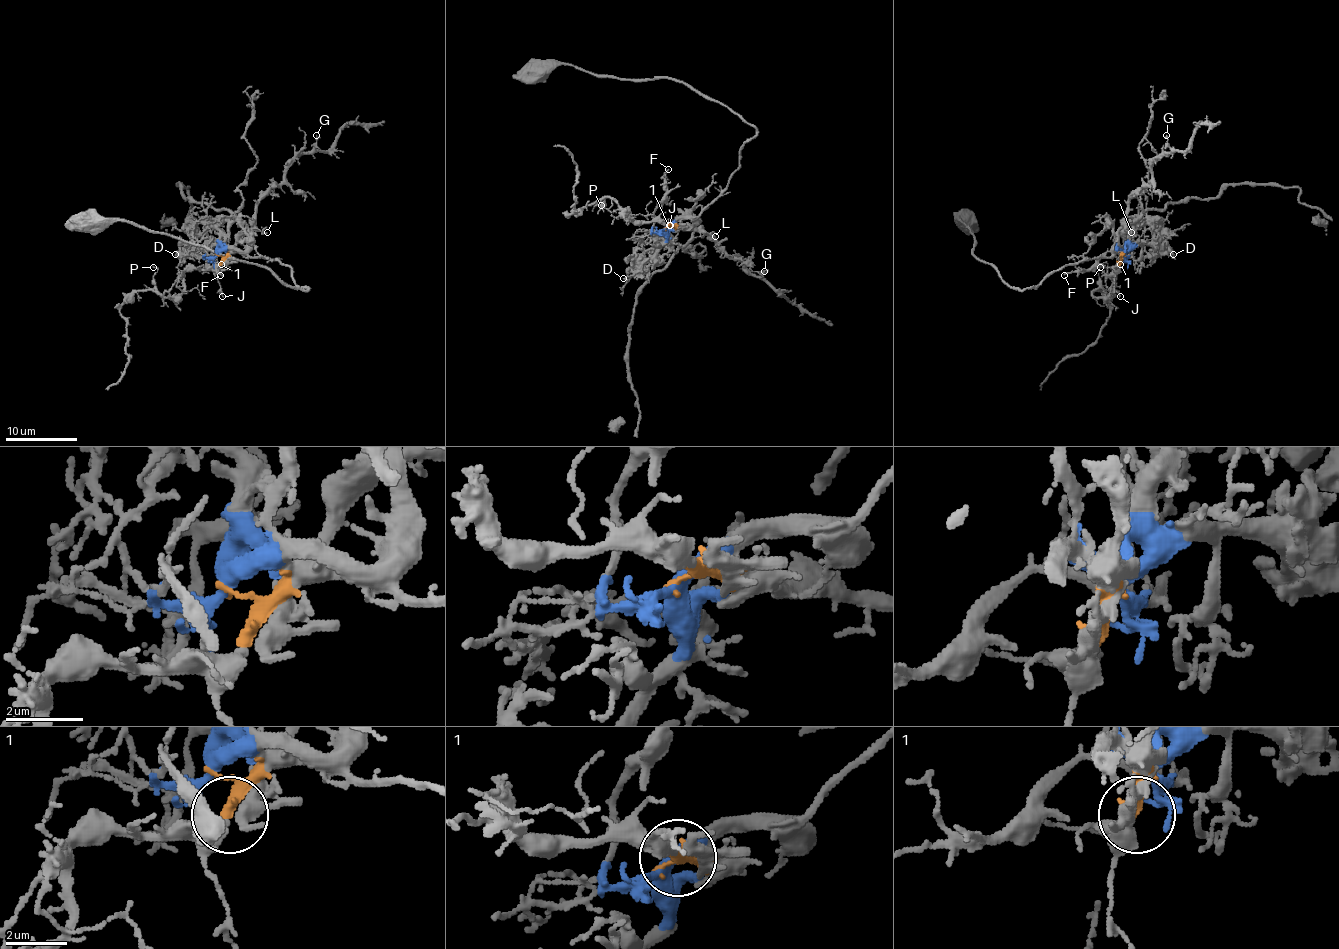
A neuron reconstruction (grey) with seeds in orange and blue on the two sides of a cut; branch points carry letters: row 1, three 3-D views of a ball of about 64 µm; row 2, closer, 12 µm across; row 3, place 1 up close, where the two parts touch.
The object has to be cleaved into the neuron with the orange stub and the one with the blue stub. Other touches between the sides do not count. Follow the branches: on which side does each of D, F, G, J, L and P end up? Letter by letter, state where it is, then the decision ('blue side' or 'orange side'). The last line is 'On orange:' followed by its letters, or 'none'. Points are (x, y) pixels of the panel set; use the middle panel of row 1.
D: place (623, 278); blue side
F: place (668, 169); blue side
G: place (764, 271); orange side
J: place (670, 225); orange side
L: place (715, 236); orange side
P: place (601, 205); orange side
On orange: G, J, L, P

